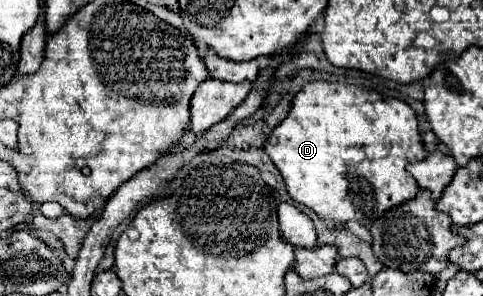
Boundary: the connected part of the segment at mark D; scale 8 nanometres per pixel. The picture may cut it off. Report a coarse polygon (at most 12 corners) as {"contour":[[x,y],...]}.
{"contour":[[309,81],[265,151],[329,227],[419,191],[415,111]]}

